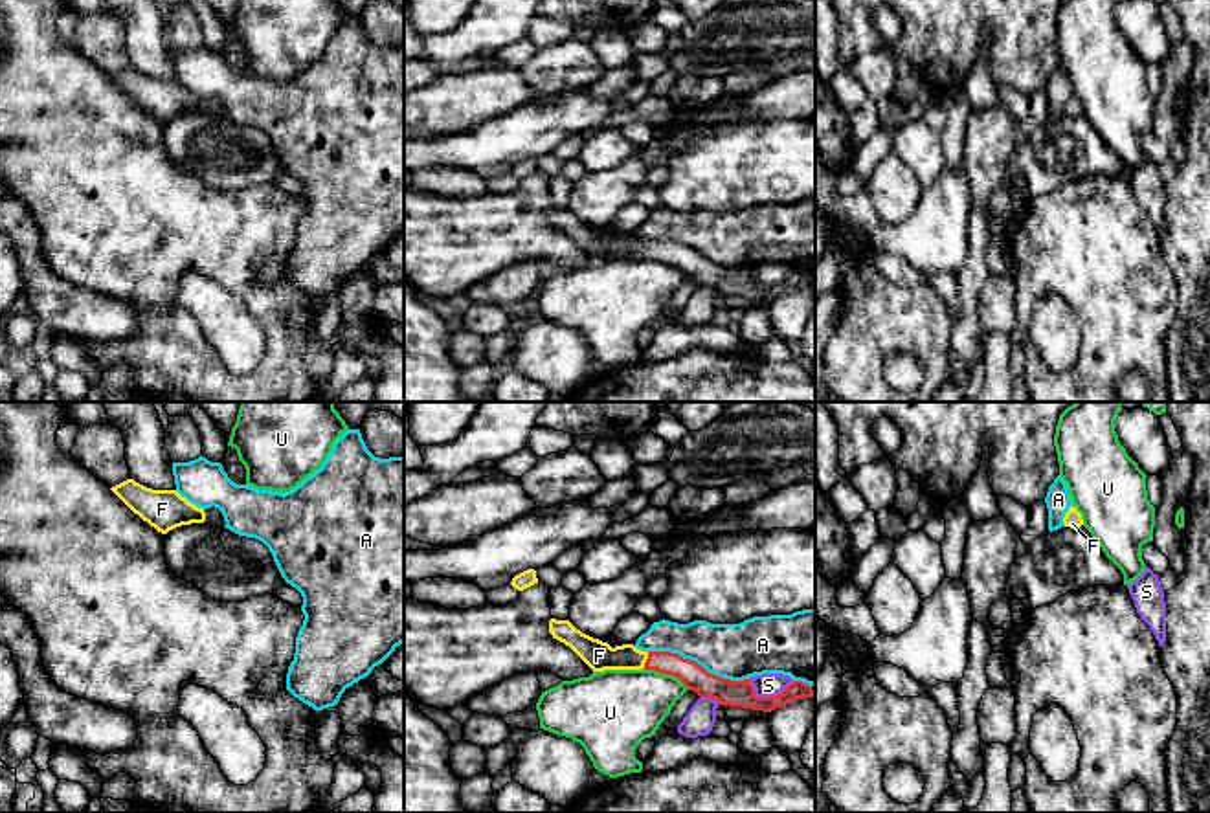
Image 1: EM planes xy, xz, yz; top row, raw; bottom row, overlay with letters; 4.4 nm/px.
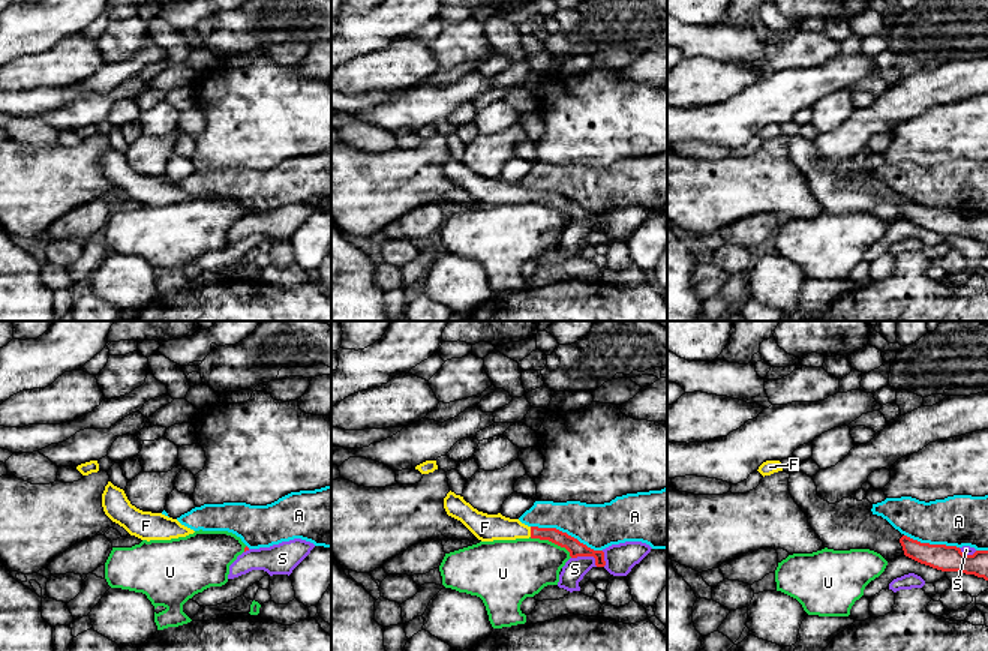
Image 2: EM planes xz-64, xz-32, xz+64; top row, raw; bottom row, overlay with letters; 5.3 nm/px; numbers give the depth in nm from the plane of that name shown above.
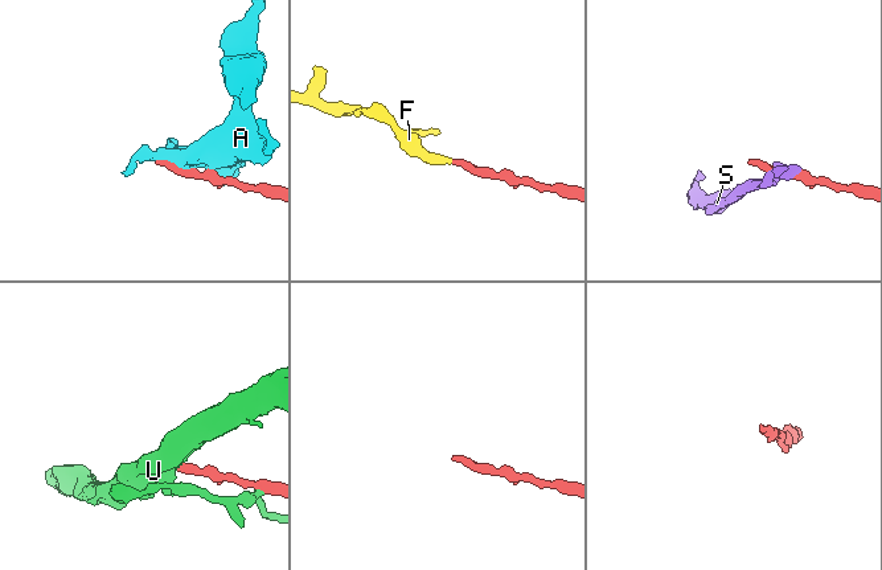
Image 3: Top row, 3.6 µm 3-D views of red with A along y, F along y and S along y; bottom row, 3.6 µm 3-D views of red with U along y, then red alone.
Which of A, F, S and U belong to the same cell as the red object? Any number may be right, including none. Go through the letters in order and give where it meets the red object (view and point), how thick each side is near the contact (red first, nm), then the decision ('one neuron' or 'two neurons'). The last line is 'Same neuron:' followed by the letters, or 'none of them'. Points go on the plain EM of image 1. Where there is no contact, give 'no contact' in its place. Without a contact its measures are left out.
A: contact xz (696, 252); calibres 110 and 240 nm; two neurons
F: contact xz (647, 248); calibres 110 and 130 nm; one neuron
S: contact xz (768, 287); calibres 110 and 110 nm; two neurons
U: contact xz (667, 263); calibres 110 and 340 nm; two neurons
Same neuron: F

